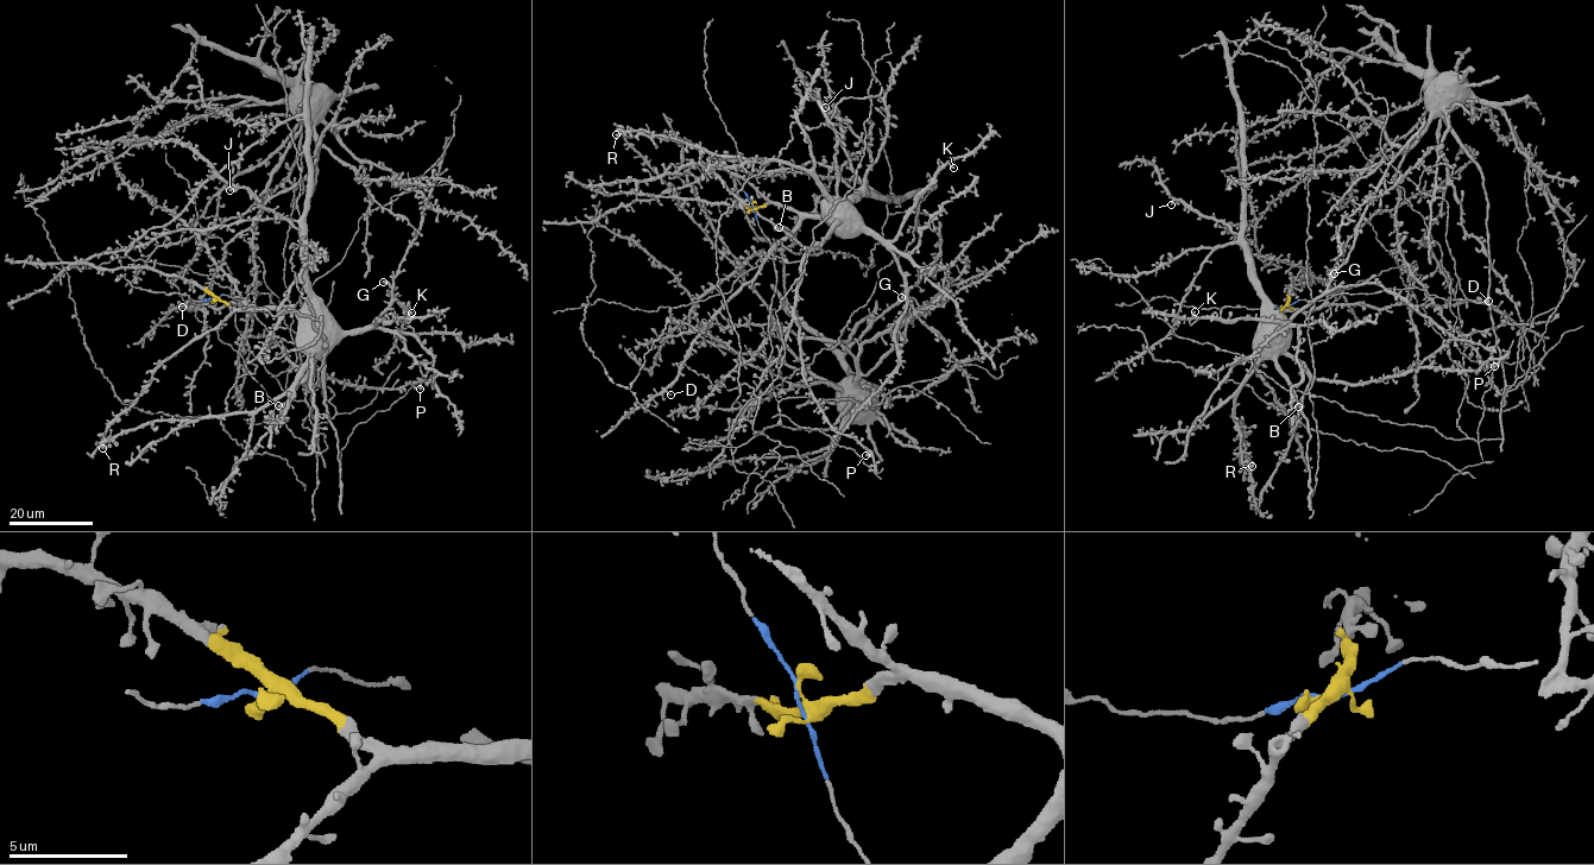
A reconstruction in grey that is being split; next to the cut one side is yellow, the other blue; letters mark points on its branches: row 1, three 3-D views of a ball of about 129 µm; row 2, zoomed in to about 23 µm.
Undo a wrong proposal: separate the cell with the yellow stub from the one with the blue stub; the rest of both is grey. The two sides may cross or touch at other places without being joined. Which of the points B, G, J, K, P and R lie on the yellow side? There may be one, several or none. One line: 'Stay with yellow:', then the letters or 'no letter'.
Stay with yellow: B, G, J, K, P, R

